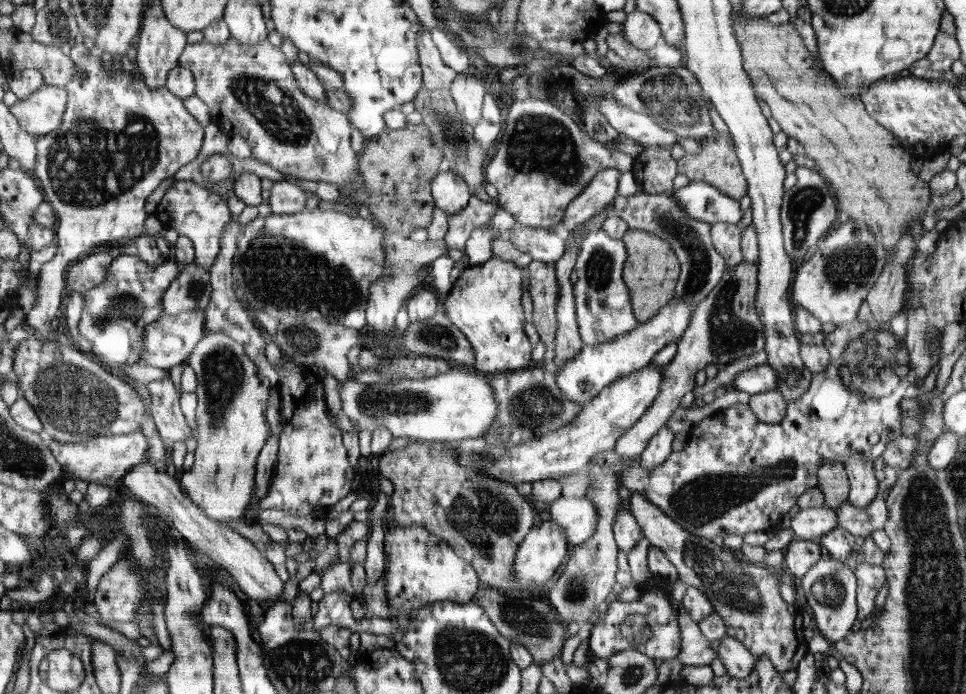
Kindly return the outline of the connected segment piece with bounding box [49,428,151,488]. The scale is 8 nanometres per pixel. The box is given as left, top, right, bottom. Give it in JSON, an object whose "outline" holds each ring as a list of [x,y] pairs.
{"outline":[[[142,429],[126,434],[99,436],[85,443],[63,443],[53,439],[49,449],[60,464],[65,477],[80,478],[86,482],[96,482],[115,488],[132,467],[142,461],[151,461],[146,457],[147,442]]]}

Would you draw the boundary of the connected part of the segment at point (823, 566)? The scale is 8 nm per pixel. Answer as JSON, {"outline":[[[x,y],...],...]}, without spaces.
{"outline":[[[821,556],[801,580],[808,606],[812,609],[813,619],[820,634],[830,644],[846,638],[857,620],[857,578],[854,571],[846,563],[832,556]]]}

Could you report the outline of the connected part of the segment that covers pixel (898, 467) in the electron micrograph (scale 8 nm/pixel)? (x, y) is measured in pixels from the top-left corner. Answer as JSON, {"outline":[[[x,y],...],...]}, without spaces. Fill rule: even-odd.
{"outline":[[[903,434],[889,442],[885,451],[877,457],[874,466],[880,492],[886,488],[891,489],[898,480],[898,475],[913,465],[917,444],[918,439]]]}

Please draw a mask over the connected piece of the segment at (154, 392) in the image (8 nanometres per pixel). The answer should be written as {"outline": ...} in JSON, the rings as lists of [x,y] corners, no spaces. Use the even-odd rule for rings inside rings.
{"outline":[[[170,378],[153,380],[147,388],[152,399],[150,411],[163,444],[169,447],[174,442],[185,441],[192,431],[181,410],[180,393],[174,383]]]}

